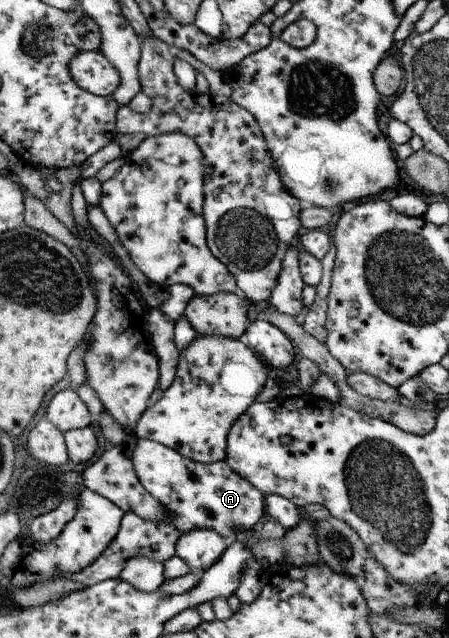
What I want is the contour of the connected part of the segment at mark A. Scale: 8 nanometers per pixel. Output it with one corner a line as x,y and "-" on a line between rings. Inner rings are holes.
138,439
132,451
132,464
144,489
156,498
169,514
167,522
148,521
134,513
125,513
117,536
104,554
94,560
94,564
74,574
60,572
56,579
80,582
84,587
108,579
118,579
126,562
135,556
146,556
162,564
173,559
176,542
186,531
211,529
231,543
242,531
257,528
267,517
265,495
244,477
233,472
225,461
198,463
158,442

